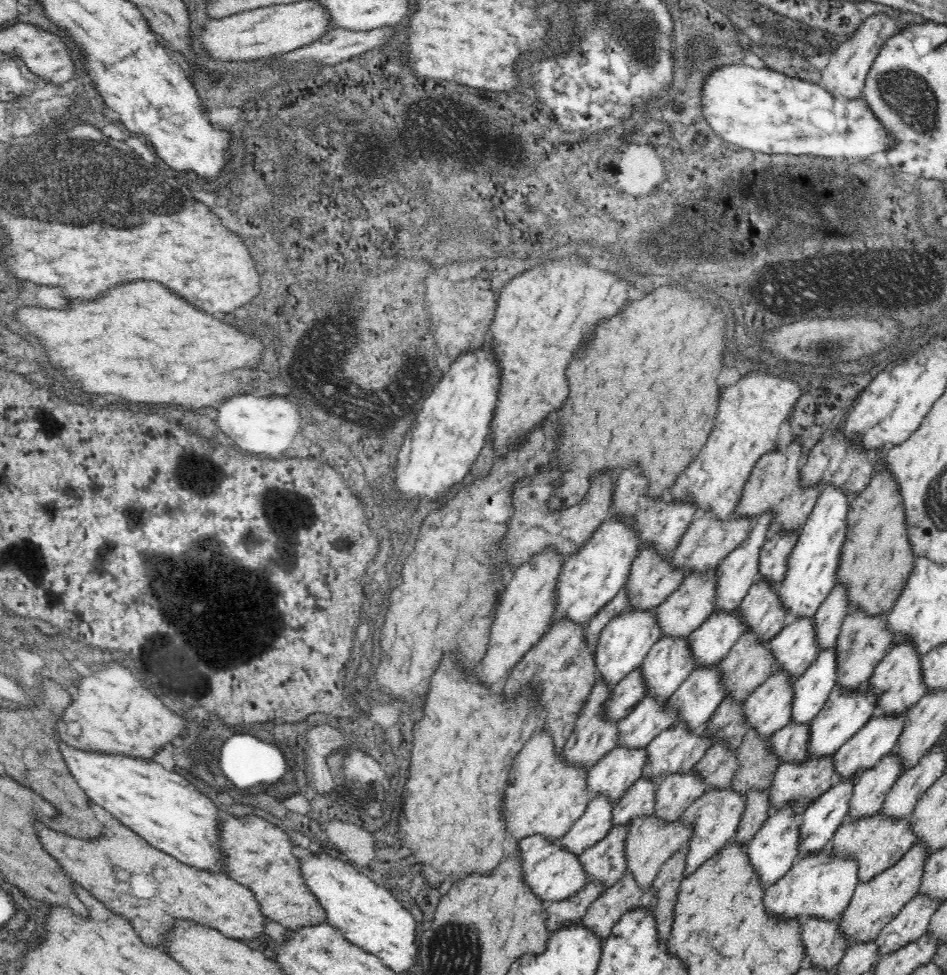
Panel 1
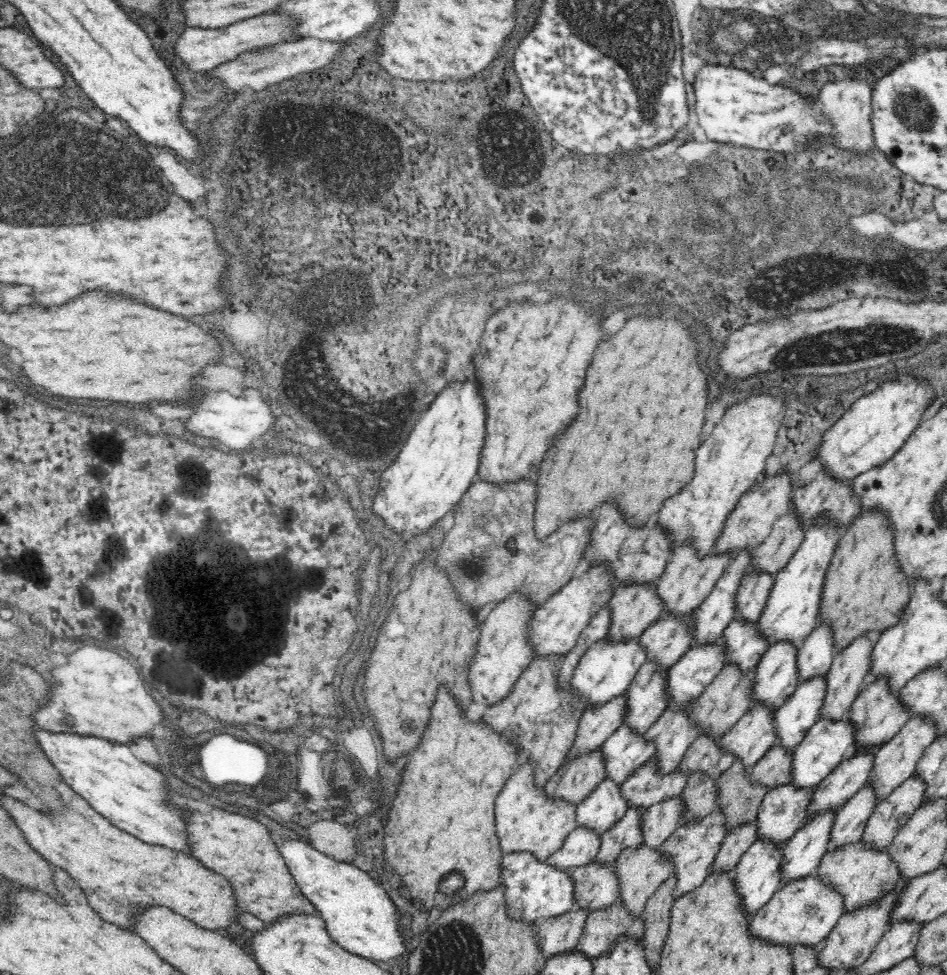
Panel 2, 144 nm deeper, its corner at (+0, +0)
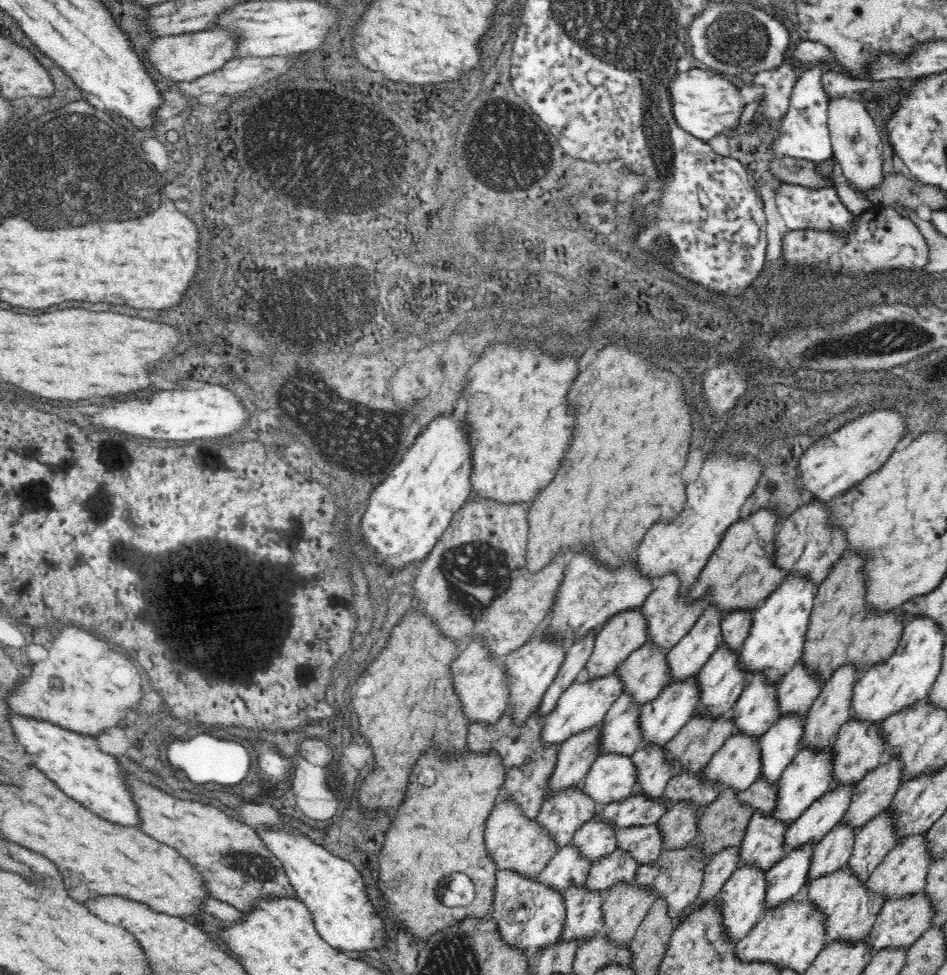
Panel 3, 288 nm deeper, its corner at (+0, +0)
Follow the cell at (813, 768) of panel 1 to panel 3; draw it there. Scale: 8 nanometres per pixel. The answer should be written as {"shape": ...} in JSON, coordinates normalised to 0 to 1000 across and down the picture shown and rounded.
{"shape":[[[817,831],[796,833],[790,853],[784,864],[784,884],[800,884],[807,892],[813,892],[822,882],[830,878],[830,853],[836,843],[828,843],[817,837]]]}

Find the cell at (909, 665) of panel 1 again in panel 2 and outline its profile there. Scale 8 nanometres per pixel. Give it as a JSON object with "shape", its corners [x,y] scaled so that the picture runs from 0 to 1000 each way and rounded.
{"shape":[[[925,695],[921,699],[917,697],[914,704],[904,714],[902,724],[895,730],[898,738],[904,743],[904,765],[902,765],[902,769],[927,765],[927,763],[938,763],[942,757],[946,757],[946,753],[950,753],[952,745],[963,734],[959,728],[961,726],[950,718],[950,708],[942,708],[940,695]]]}

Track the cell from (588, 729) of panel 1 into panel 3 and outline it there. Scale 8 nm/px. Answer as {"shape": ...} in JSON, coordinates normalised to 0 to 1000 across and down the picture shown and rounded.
{"shape":[[[602,806],[585,810],[577,816],[570,827],[568,843],[579,847],[591,866],[606,862],[606,853],[615,843],[621,843],[629,835],[629,821],[619,812],[617,806]]]}

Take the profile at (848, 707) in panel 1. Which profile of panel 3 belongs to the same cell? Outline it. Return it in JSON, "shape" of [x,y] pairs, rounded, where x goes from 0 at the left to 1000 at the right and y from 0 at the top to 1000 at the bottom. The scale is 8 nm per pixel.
{"shape":[[[847,765],[841,777],[830,786],[824,798],[824,814],[822,827],[817,829],[817,837],[828,843],[841,843],[841,839],[870,812],[874,812],[881,804],[883,792],[883,767],[881,765]]]}

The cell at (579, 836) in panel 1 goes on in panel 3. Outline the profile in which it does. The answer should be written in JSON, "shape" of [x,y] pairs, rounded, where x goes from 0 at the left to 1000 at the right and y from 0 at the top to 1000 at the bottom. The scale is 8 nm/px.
{"shape":[[[602,862],[596,866],[589,876],[581,882],[581,886],[570,894],[570,903],[596,915],[602,909],[621,905],[625,892],[625,882],[612,874],[612,870]]]}

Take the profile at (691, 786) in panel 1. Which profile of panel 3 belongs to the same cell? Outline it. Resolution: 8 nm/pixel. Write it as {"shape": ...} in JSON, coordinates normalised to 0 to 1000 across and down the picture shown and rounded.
{"shape":[[[695,843],[688,845],[672,845],[659,847],[653,851],[653,868],[657,872],[665,872],[665,876],[676,884],[691,884],[695,876],[701,872],[701,857]]]}

